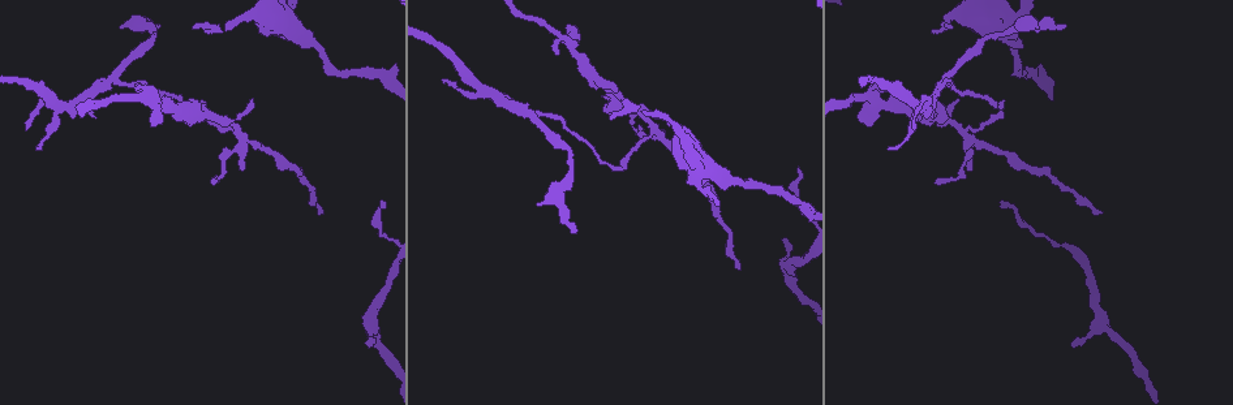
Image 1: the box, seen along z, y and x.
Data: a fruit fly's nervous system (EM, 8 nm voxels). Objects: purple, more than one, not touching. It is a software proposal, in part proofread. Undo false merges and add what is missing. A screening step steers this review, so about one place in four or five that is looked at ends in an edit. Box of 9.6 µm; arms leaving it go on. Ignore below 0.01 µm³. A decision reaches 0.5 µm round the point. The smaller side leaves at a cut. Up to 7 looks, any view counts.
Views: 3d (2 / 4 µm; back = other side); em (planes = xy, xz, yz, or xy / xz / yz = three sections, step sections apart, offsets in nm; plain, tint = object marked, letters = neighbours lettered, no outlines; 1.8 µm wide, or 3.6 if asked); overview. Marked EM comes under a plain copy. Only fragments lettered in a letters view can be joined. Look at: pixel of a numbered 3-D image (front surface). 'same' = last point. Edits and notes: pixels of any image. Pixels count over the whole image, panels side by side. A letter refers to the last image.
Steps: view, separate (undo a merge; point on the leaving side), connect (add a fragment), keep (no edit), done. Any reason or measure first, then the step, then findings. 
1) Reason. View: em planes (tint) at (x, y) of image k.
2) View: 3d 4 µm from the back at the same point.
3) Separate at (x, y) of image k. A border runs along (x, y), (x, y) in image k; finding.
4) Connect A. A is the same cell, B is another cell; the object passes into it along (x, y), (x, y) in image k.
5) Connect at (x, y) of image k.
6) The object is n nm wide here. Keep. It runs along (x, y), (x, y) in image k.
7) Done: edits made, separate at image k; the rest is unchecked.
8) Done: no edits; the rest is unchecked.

Free end. View: em planes (letters) at (366, 344) of image 1.

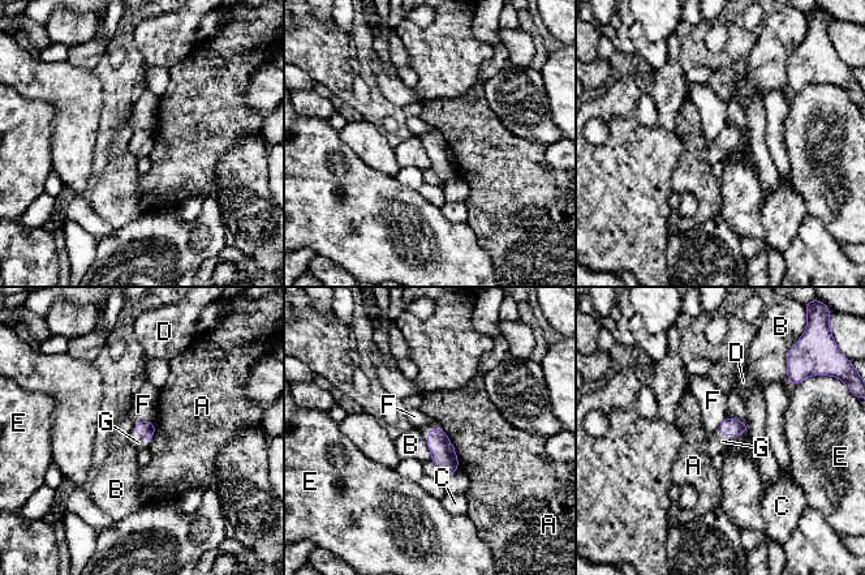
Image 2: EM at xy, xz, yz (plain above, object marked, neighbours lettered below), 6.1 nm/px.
Connect G. G is the same cell, A, B, C, D, E and F are other cells; the object passes into it along (146, 428), (142, 434), (138, 442) in image 2; it goes on there.

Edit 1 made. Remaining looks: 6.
Tapers out. View: em planes (letters) at (321, 210) of image 1.

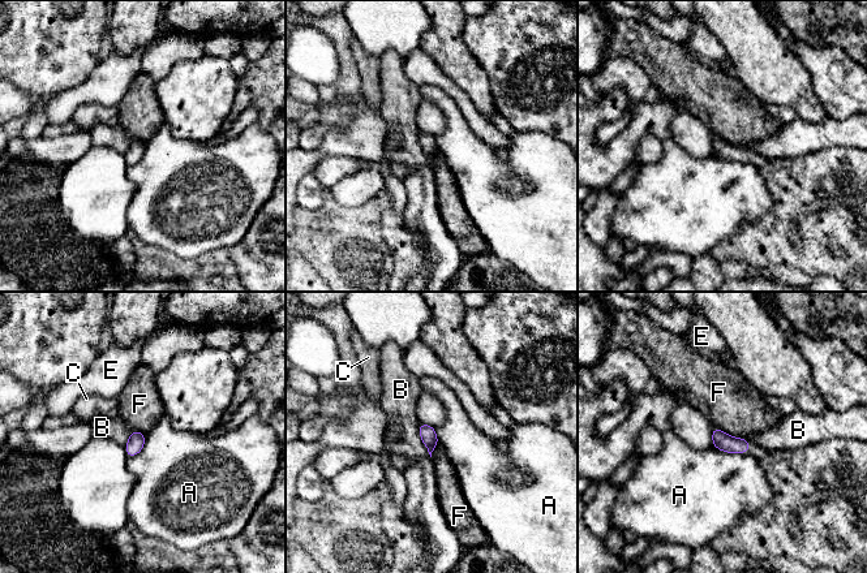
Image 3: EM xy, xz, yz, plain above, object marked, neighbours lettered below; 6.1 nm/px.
The longest contact is with B, 240 nm. Keep. A, B, C, E and F are other cells; none of them fits.

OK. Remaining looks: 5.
Side arm on a straight run. View: 3d 2 µm from the back at (534, 117) of image 1.

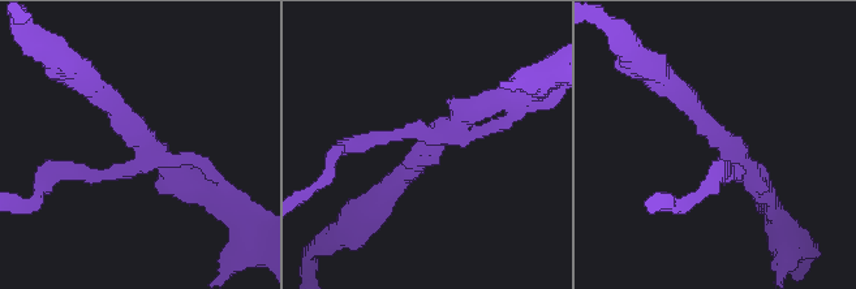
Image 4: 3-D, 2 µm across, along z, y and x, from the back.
3 arms meet here; need the tissue. View: em xy step 8 (tint) at (140, 152) of image 4.

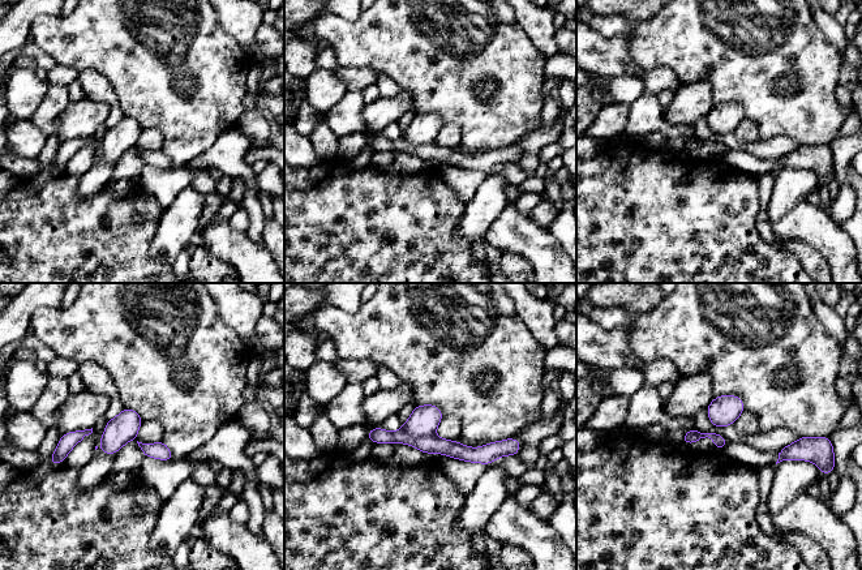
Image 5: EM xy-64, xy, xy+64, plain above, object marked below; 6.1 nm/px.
View: em planes (letters) at the same point.

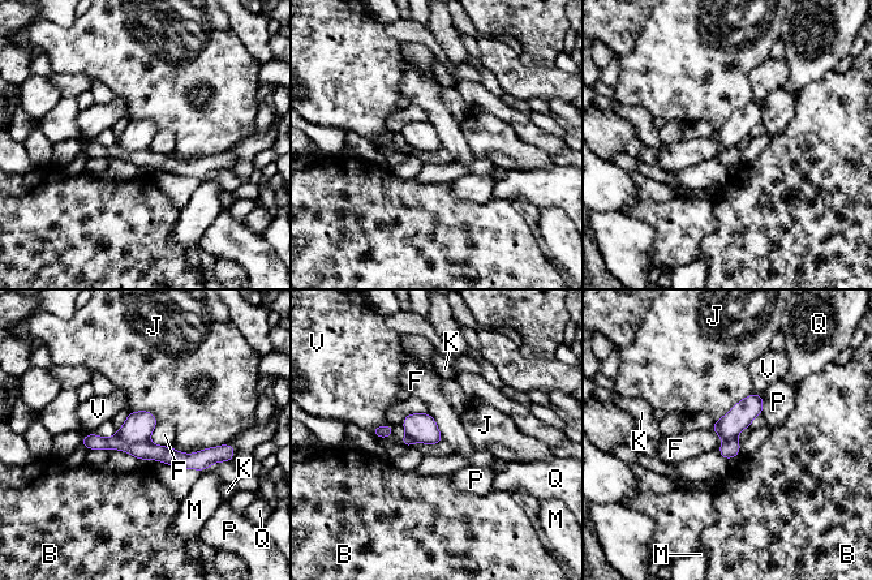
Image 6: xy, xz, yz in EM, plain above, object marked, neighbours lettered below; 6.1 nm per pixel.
The longest contact is with J, 260 nm. Separate at (138, 426) of image 6. B, F, J, K, M, P, Q and V are other cells; a border runs along (115, 434), (124, 442), (147, 439) in image 6; a second cell is stuck on.

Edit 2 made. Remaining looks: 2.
Done: edits made, connect at image 2, separate at image 6; the rest is unchecked.

